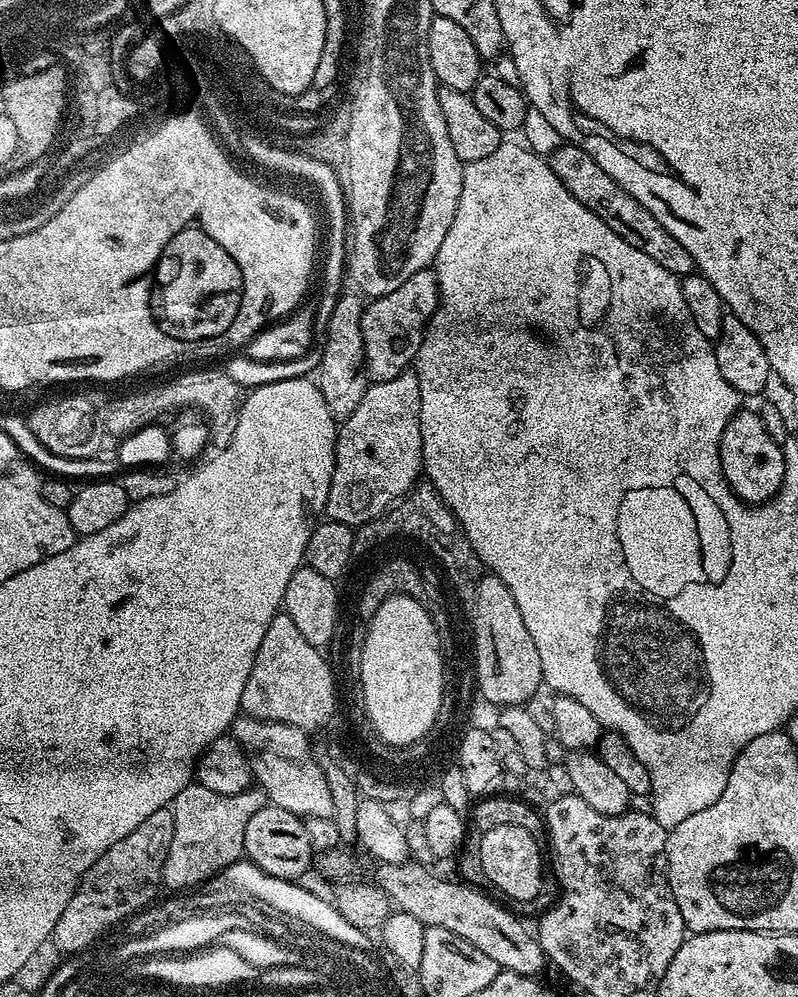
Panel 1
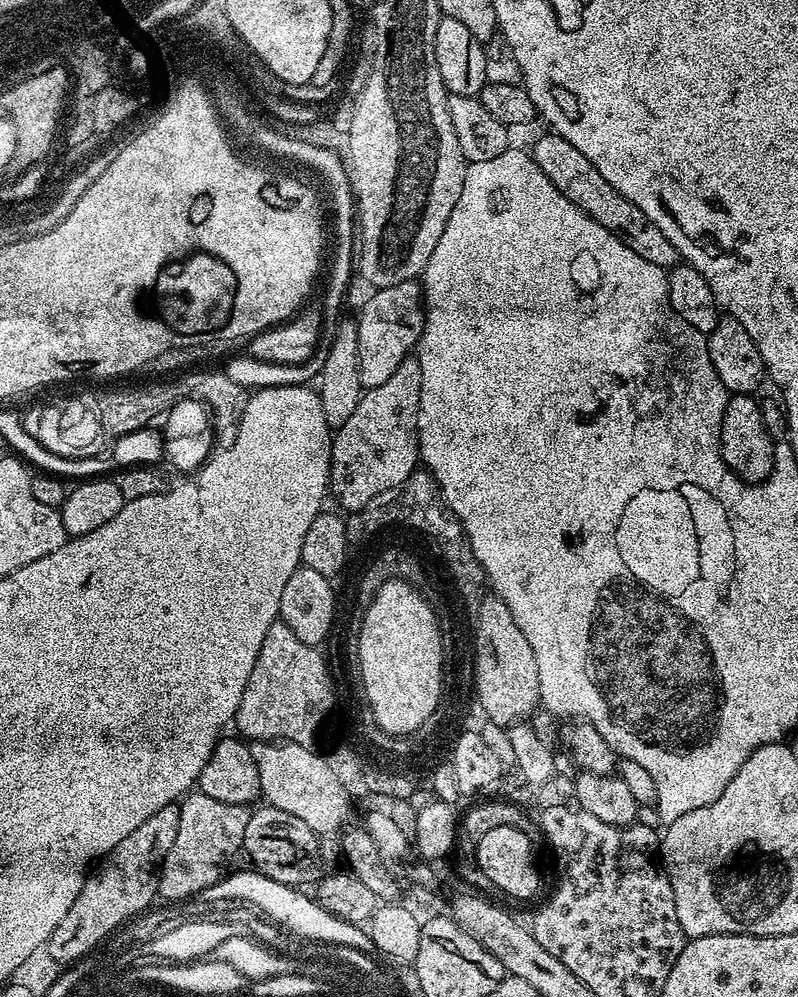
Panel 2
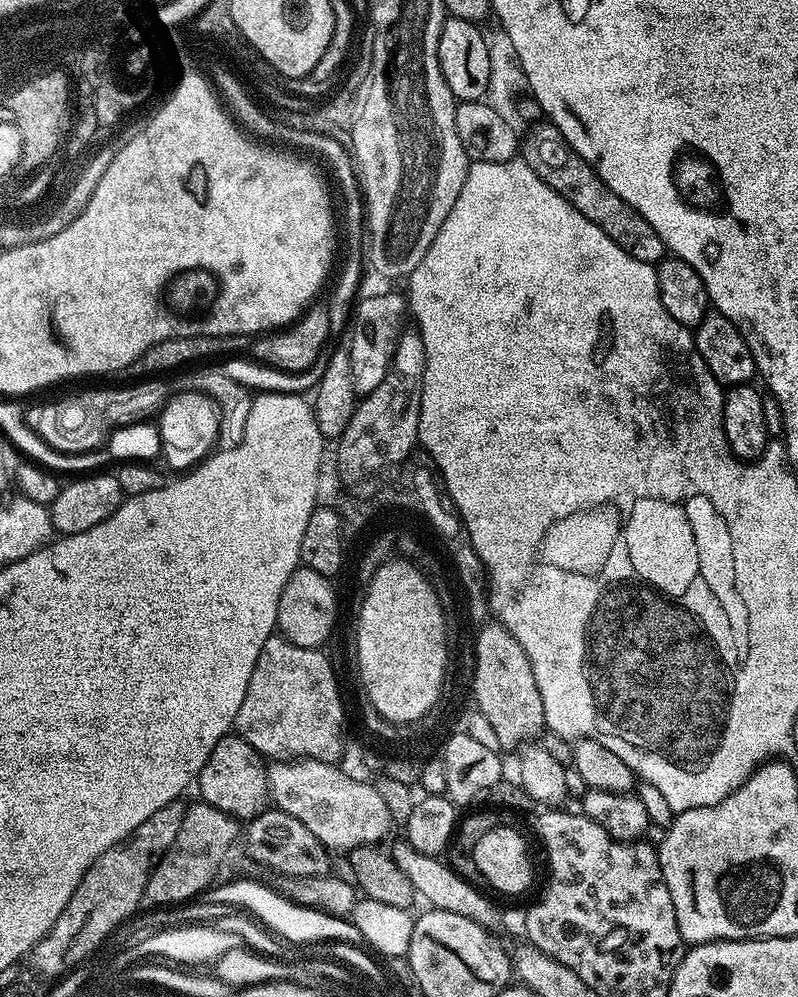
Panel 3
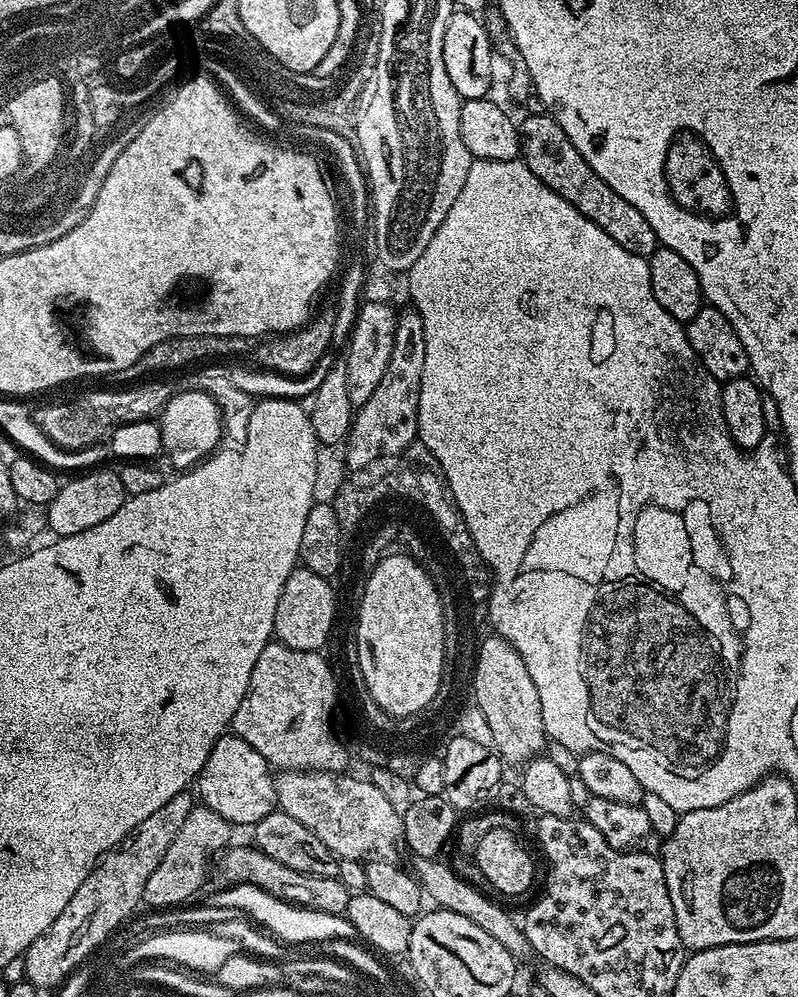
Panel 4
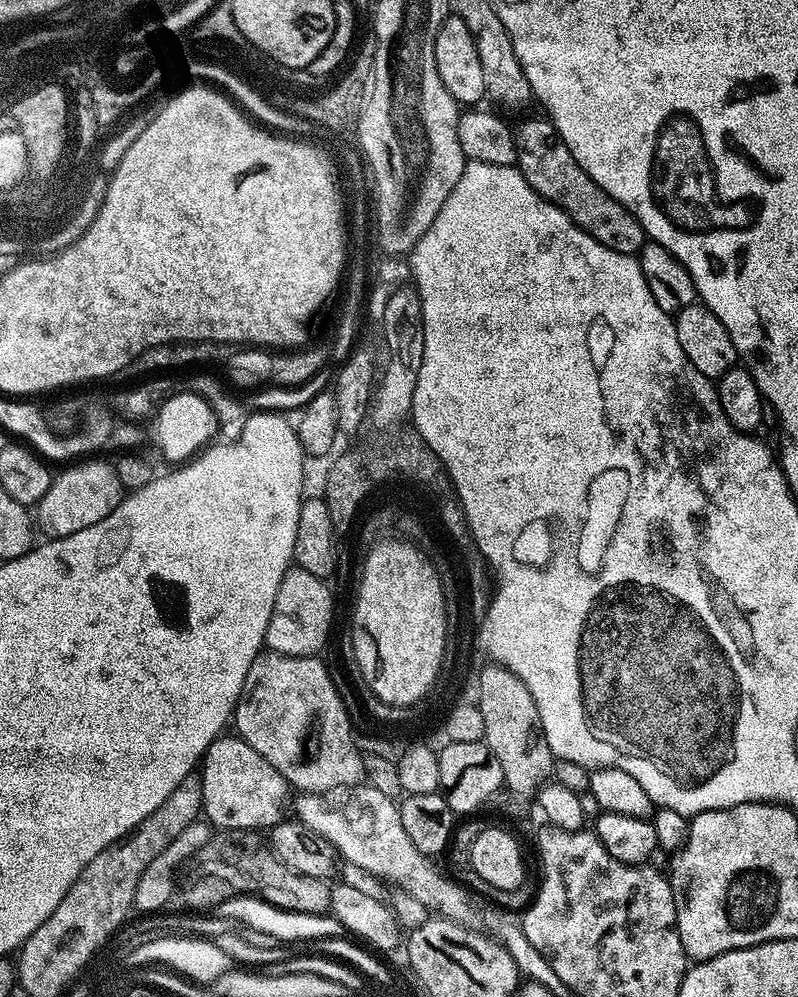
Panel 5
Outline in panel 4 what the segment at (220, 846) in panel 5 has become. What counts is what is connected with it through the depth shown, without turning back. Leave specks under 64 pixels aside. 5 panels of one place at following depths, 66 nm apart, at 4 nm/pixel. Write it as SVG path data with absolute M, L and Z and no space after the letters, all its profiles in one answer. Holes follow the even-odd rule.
M255 846L234 848L223 857L223 860L225 859L224 872L228 875L227 883L229 885L254 884L257 888L266 890L266 894L279 900L285 900L287 904L296 904L299 908L313 908L315 912L325 912L335 916L344 916L347 913L350 893L339 878L318 877L312 873L300 873L298 870L292 870L290 867L284 866L282 862L268 857Z

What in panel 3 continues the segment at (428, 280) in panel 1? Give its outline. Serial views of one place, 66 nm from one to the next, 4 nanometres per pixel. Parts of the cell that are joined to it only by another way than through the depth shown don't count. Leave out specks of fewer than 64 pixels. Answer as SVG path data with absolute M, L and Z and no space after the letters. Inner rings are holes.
M403 291L380 292L377 296L368 296L355 305L350 316L350 333L352 341L346 344L352 361L350 370L354 370L354 390L358 394L366 394L386 378L392 367L394 350L404 337L406 325L409 323L409 306Z

